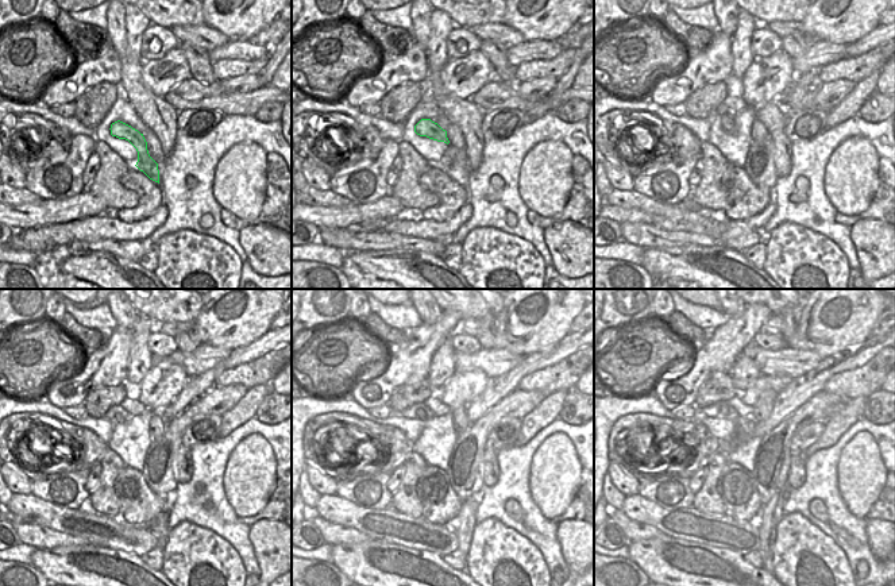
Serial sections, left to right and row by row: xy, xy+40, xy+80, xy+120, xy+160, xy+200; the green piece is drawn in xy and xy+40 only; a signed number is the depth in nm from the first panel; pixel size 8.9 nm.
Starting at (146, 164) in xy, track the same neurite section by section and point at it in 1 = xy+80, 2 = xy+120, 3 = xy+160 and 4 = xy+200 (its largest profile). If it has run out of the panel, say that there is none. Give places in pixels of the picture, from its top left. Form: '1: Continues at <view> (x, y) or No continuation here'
1: Continues at xy+80 (726, 115)
2: Continues at xy+120 (118, 413)
3: Continues at xy+160 (419, 411)
4: Continues at xy+200 (724, 409)

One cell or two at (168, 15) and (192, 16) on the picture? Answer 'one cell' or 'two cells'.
one cell

